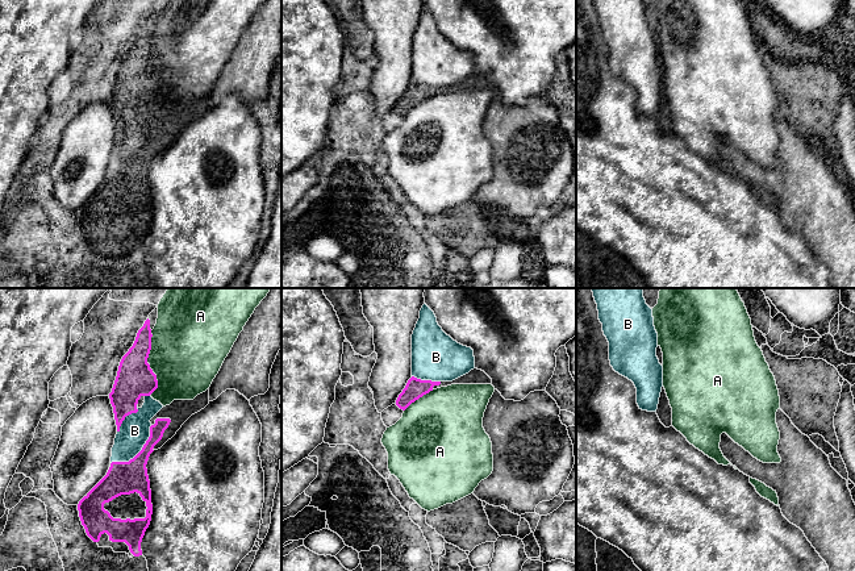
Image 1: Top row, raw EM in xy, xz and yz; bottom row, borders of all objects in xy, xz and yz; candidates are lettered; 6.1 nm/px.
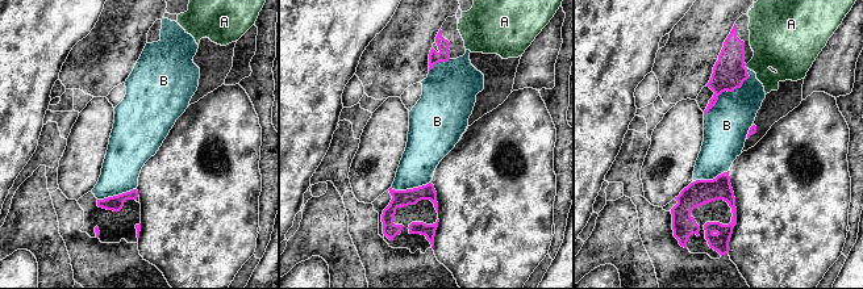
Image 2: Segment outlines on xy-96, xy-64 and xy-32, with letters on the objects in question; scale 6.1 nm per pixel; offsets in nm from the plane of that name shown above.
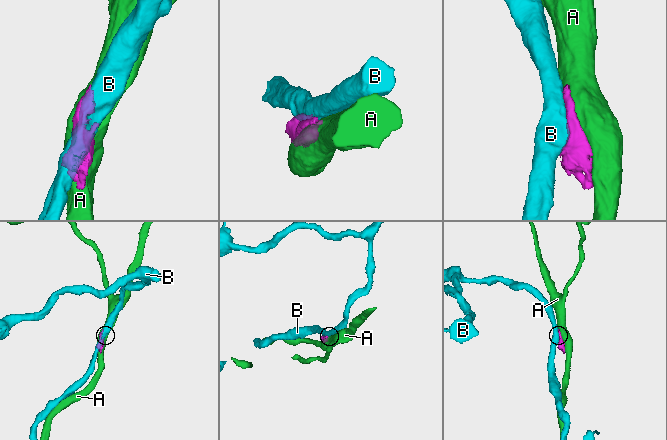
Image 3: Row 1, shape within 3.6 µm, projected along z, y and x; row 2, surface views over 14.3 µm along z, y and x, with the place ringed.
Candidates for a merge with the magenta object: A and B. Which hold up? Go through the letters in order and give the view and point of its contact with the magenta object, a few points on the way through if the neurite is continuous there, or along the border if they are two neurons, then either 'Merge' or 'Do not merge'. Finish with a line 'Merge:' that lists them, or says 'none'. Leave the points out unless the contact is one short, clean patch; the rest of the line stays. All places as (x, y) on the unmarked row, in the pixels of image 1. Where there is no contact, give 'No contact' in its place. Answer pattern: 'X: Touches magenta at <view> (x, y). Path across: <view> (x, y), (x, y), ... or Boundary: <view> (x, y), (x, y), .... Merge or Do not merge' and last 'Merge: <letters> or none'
A: Touches magenta at xy (147, 69). Do not merge
B: Touches magenta at xy (138, 158). Do not merge
Merge: none

